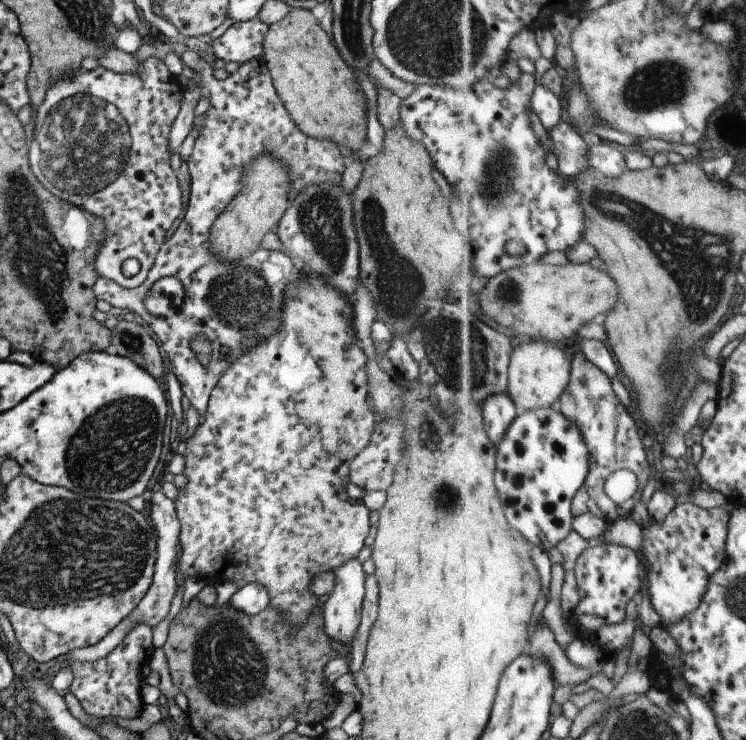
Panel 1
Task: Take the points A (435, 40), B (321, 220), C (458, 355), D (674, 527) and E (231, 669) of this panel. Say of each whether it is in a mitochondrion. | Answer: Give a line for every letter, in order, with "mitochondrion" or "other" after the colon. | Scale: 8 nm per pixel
A: mitochondrion
B: mitochondrion
C: mitochondrion
D: other
E: mitochondrion

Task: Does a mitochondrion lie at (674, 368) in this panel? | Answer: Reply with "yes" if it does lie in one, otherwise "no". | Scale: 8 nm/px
no

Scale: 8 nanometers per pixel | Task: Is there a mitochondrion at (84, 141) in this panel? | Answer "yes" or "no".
yes

